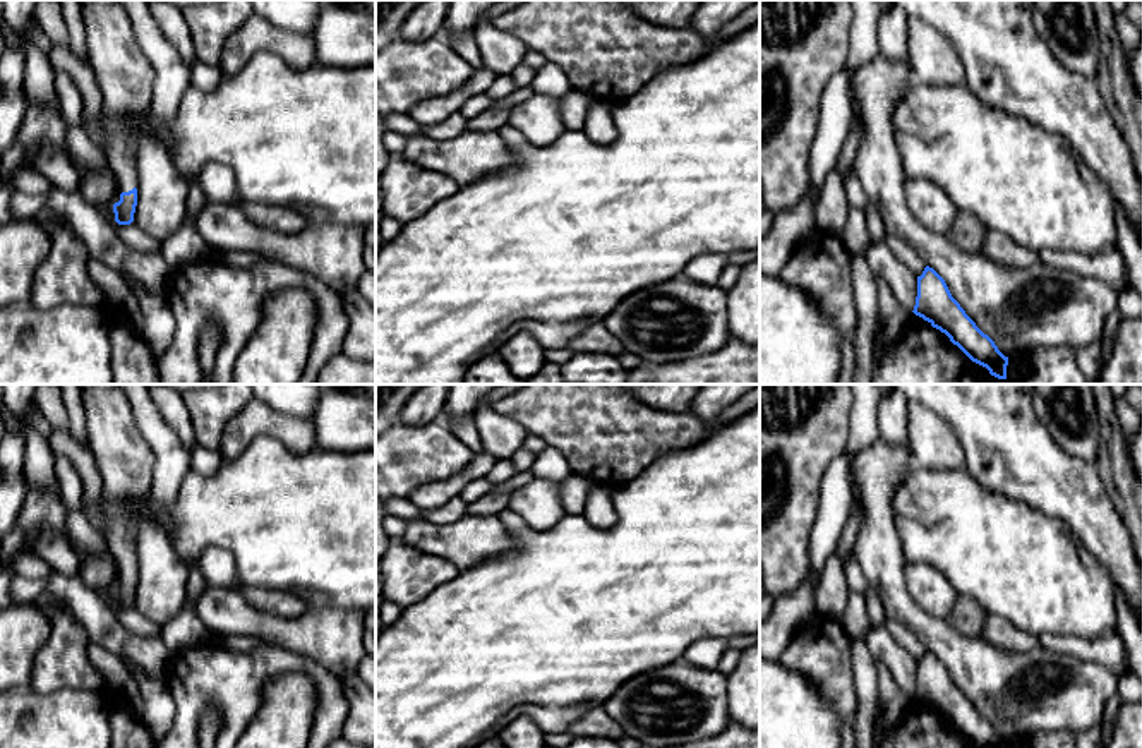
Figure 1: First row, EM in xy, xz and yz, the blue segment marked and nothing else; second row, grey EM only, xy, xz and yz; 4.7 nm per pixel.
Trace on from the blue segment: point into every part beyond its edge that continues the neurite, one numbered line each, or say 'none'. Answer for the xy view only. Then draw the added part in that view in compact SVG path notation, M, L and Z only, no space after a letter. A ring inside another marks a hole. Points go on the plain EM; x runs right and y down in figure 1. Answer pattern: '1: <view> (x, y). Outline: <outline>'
1: xy (119, 517). Outline: M101 496L98 508L105 516L105 540L117 559L118 573L129 576L135 571L135 511L137 508L129 503L115 503Z

